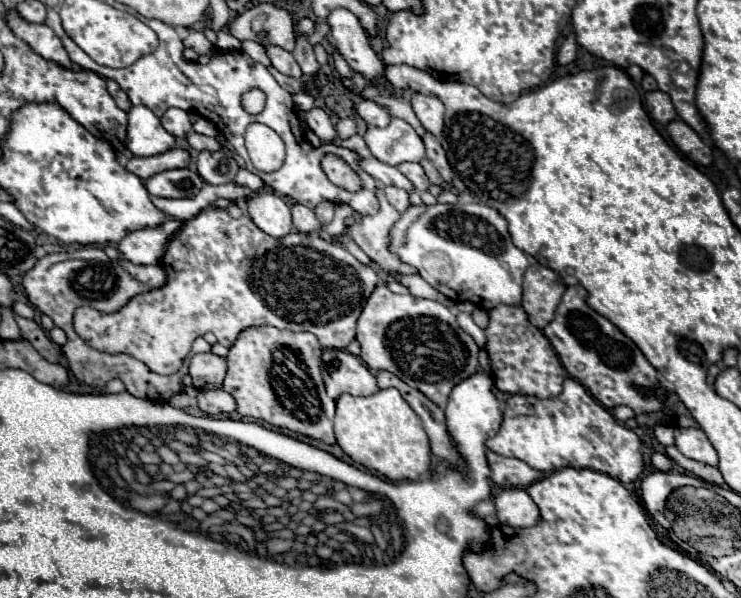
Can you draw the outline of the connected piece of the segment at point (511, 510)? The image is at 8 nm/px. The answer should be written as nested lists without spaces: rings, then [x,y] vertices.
[[[524,488],[502,490],[496,498],[498,522],[512,528],[530,528],[540,522],[540,510]]]

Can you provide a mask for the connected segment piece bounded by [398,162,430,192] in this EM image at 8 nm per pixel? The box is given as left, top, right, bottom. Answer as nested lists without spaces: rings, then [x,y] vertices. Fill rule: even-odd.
[[[404,162],[404,164],[398,166],[398,170],[412,182],[414,190],[418,190],[418,192],[428,190],[430,180],[426,178],[426,174],[424,174],[424,170],[422,170],[420,164],[416,164],[416,162]]]

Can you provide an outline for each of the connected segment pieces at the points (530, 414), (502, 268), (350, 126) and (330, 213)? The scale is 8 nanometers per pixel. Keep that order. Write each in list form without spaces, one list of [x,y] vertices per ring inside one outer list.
[[[566,378],[562,392],[550,400],[520,394],[510,396],[502,426],[494,440],[486,440],[486,448],[500,456],[518,458],[546,474],[568,466],[588,468],[604,472],[624,484],[636,480],[644,468],[640,438],[600,406],[574,378]]]
[[[434,204],[434,206],[422,206],[420,212],[416,212],[416,206],[410,206],[410,208],[402,214],[402,218],[390,228],[388,238],[390,238],[388,250],[394,252],[402,262],[414,266],[414,268],[418,270],[418,274],[420,274],[432,288],[436,288],[438,292],[442,292],[444,296],[448,296],[452,302],[466,302],[466,300],[468,300],[468,302],[476,304],[478,308],[488,310],[488,308],[494,308],[494,306],[498,306],[498,304],[520,304],[520,300],[522,300],[522,278],[524,278],[524,272],[526,272],[526,266],[528,266],[526,254],[512,244],[510,234],[508,234],[508,222],[506,222],[494,208],[490,208],[490,206],[486,206],[486,204]]]
[[[342,118],[336,124],[336,132],[338,132],[340,140],[346,140],[346,138],[350,138],[350,136],[356,134],[356,122],[352,118]]]
[[[322,202],[314,208],[314,214],[316,214],[316,218],[320,220],[322,226],[328,226],[334,218],[334,204],[332,202]]]

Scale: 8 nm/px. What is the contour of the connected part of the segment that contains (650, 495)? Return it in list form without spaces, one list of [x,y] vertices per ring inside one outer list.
[[[652,472],[642,480],[642,502],[646,506],[646,510],[652,514],[652,518],[670,528],[668,520],[664,518],[664,508],[666,508],[666,500],[672,494],[672,490],[680,488],[680,486],[692,486],[692,484],[700,484],[698,478],[692,478],[688,474],[674,474],[674,472]]]

